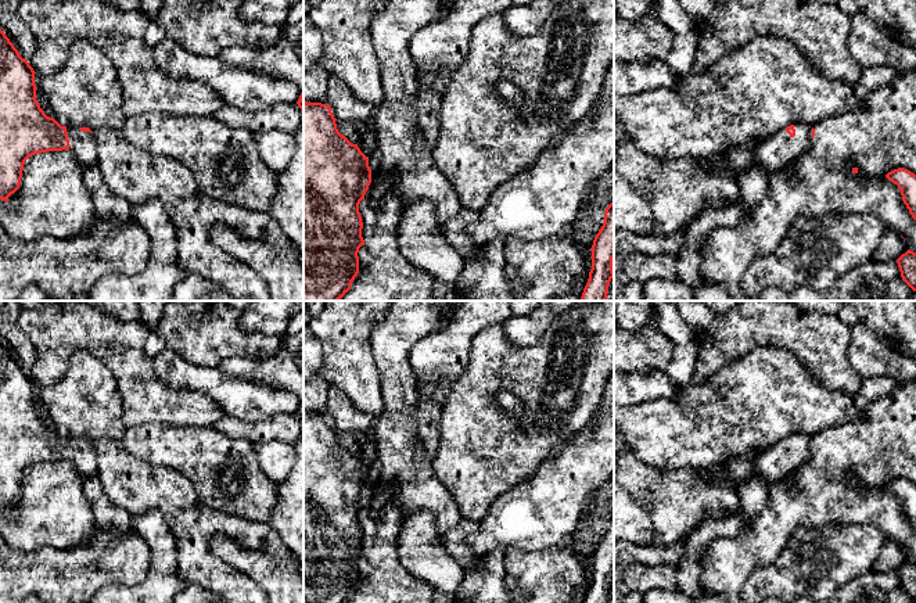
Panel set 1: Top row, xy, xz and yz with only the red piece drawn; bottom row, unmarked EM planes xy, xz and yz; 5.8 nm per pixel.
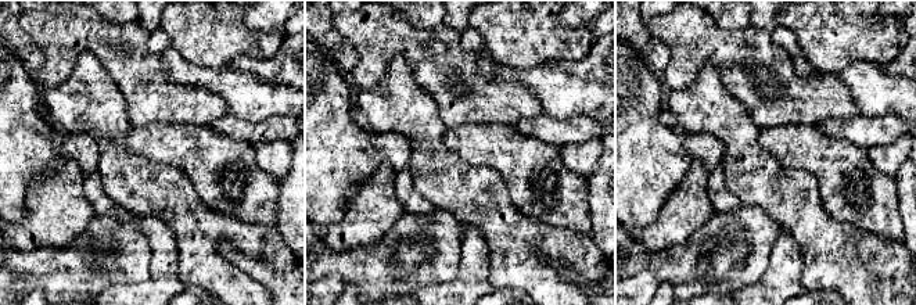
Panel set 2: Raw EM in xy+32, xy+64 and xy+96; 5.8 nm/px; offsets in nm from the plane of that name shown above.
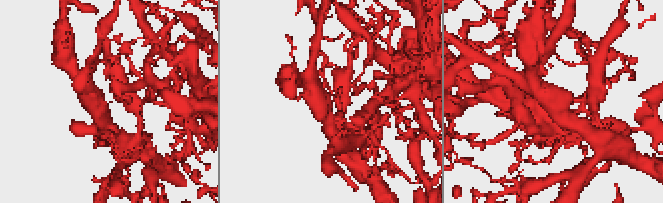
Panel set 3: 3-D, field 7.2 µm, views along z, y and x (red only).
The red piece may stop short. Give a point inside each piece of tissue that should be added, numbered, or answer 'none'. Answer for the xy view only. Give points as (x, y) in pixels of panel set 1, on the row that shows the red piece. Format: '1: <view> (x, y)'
1: xy (83, 144)

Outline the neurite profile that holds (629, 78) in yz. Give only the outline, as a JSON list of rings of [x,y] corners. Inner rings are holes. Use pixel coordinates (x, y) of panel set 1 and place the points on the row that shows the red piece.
[[[662,60],[649,62],[614,61],[614,96],[629,96],[673,86],[676,76]]]

